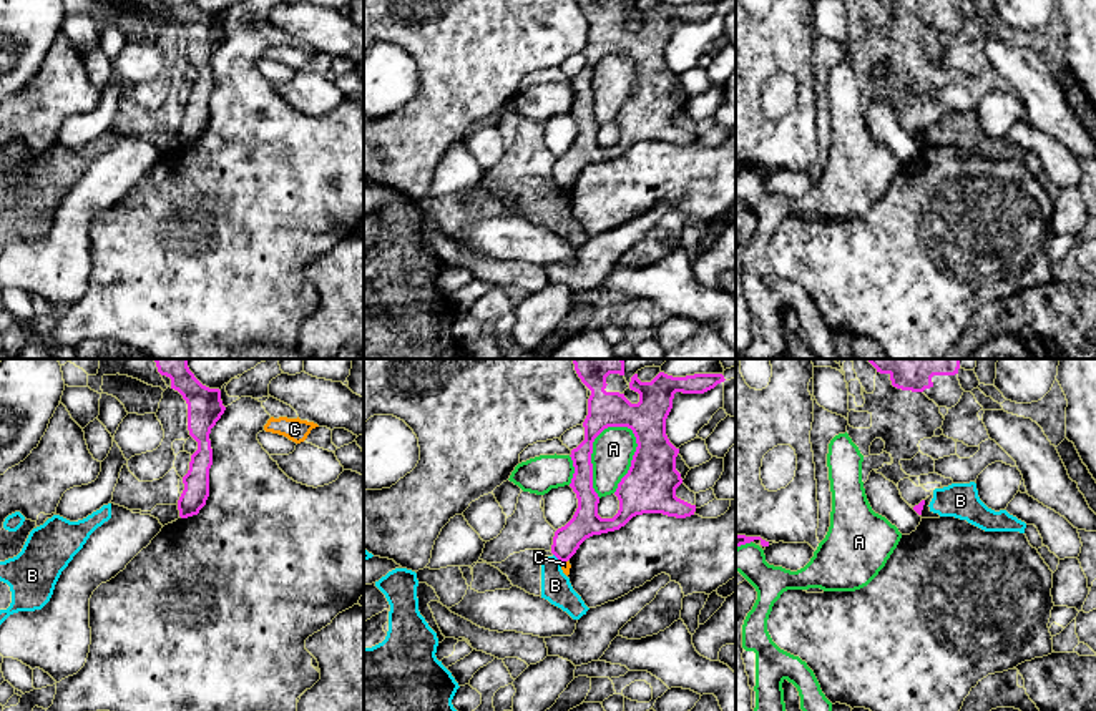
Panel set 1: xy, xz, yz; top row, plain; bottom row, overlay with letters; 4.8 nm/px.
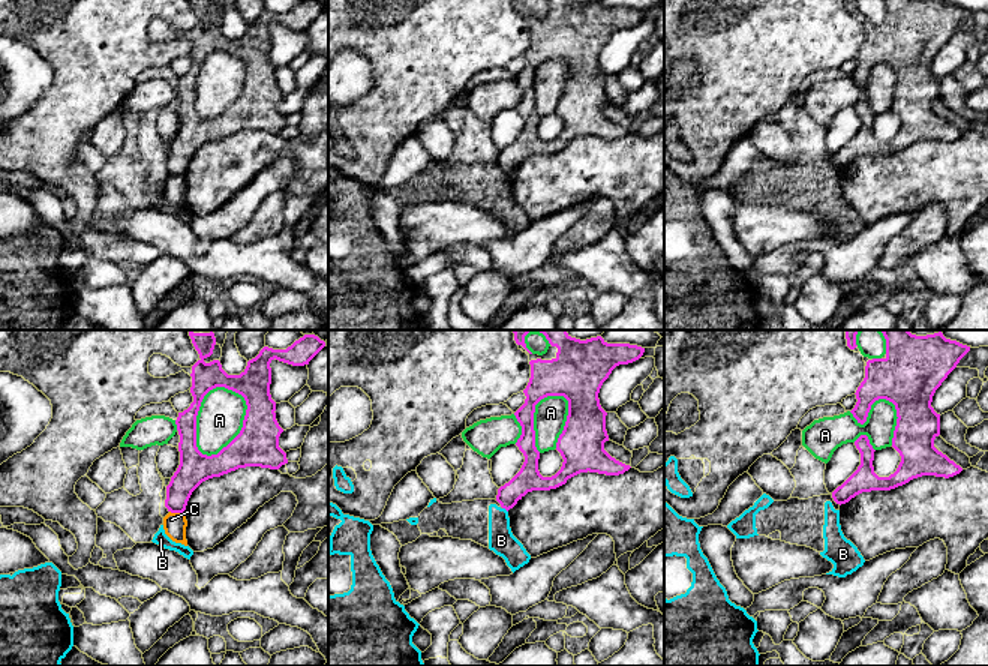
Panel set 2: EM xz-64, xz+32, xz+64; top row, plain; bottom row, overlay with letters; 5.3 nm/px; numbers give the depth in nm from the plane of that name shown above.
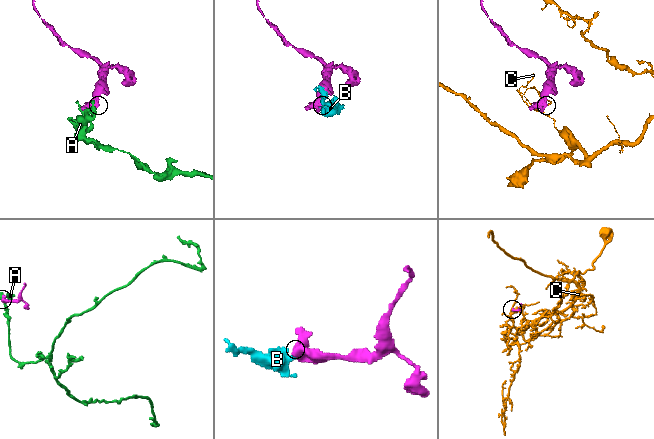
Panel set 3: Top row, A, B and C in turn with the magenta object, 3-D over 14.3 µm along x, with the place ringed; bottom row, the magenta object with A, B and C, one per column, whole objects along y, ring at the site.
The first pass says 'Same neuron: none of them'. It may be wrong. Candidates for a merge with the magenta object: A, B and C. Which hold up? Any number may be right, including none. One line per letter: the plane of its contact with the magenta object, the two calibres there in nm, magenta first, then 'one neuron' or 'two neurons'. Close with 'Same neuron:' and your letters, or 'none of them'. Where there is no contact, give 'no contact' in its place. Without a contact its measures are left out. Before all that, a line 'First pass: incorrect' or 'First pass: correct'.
First pass: correct
A: xz | 180/200 nm | two neurons
B: xz | 140/140 nm | two neurons
C: xz | 140/50 nm | two neurons
Same neuron: none of them

